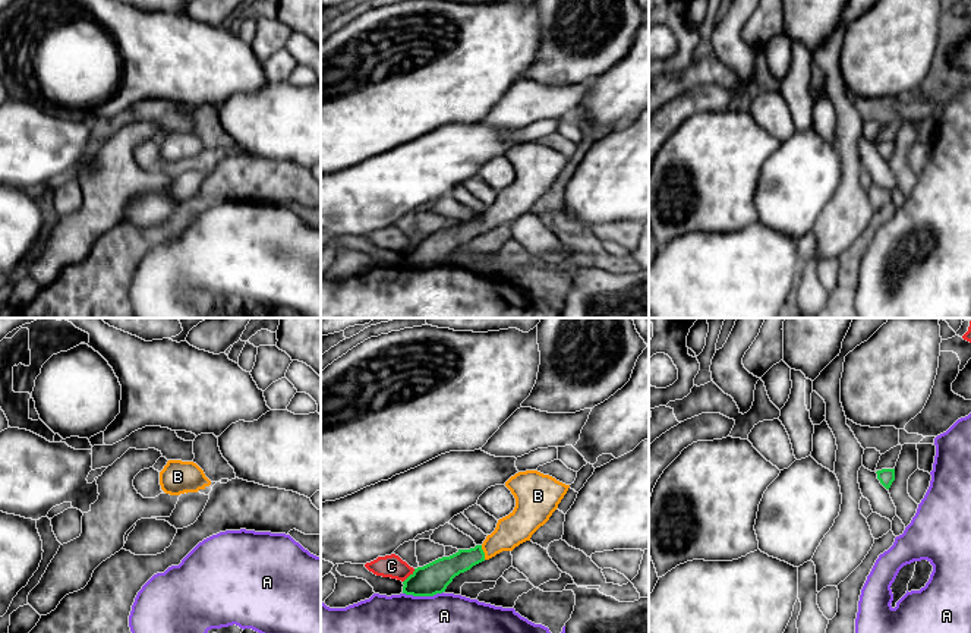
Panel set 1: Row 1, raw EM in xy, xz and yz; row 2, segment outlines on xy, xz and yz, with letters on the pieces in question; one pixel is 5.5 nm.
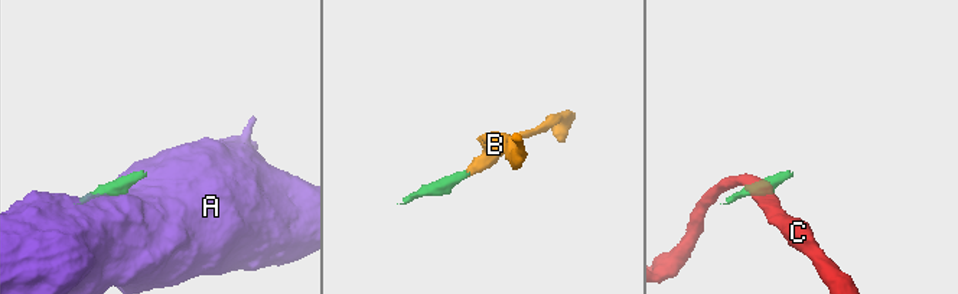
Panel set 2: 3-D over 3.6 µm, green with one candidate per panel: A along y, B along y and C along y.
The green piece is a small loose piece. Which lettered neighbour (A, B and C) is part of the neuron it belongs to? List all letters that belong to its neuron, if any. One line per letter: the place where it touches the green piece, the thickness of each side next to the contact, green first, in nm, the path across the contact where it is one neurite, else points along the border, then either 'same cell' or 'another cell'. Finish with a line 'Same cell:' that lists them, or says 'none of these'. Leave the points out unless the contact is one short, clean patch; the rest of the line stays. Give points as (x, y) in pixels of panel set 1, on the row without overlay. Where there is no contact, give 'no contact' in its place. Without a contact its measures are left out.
A: xz (422, 267) | 170/500 nm | another cell
B: xz (484, 224) | 140/170 nm | across xz (443, 242), (484, 224), (519, 198) | same cell
C: xz (409, 248) | 170/130 nm | along xz (415, 241), (403, 254) | another cell
Same cell: B

